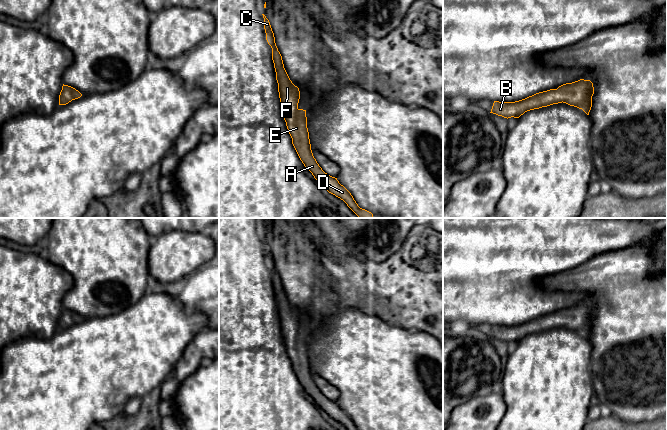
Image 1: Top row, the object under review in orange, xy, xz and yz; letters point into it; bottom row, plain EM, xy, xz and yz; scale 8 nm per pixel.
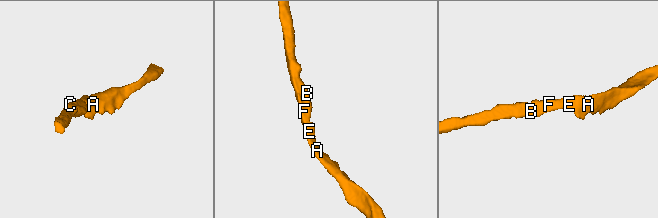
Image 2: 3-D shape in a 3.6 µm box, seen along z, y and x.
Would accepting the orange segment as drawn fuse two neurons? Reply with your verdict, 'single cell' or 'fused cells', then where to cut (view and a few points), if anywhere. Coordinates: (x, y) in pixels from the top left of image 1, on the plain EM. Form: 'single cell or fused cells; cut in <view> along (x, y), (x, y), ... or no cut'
single cell; no cut

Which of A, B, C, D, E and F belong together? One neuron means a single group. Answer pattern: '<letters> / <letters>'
A B C D E F

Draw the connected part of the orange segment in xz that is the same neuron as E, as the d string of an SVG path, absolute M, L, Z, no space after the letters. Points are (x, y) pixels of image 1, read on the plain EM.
M264 238L262 239L266 264L272 272L272 284L276 296L280 328L285 338L284 344L300 384L329 417L343 424L347 430L358 430L351 417L339 407L337 402L325 397L314 382L307 352L306 334L298 332L299 312L290 304L284 292L282 280L276 270L270 246Z

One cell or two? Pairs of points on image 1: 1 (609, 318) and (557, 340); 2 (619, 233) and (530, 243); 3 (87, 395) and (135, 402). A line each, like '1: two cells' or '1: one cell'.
1: two cells
2: one cell
3: two cells

